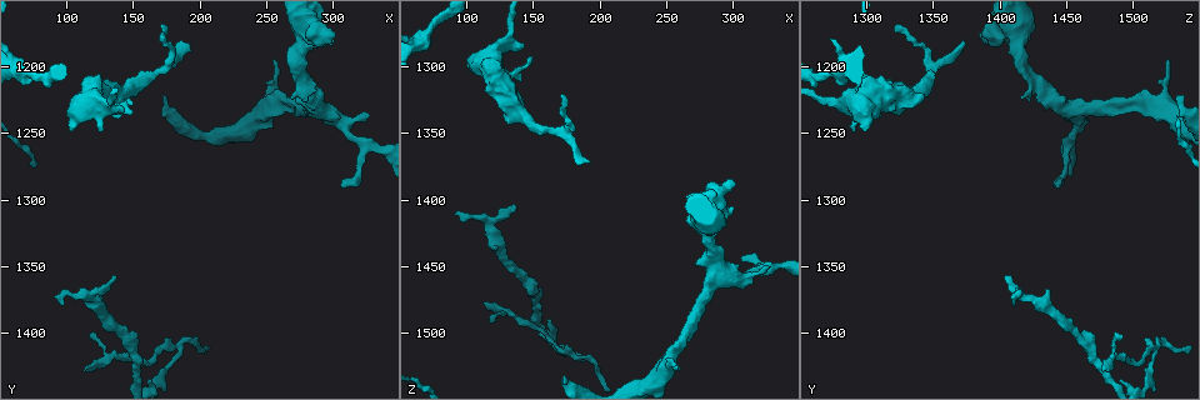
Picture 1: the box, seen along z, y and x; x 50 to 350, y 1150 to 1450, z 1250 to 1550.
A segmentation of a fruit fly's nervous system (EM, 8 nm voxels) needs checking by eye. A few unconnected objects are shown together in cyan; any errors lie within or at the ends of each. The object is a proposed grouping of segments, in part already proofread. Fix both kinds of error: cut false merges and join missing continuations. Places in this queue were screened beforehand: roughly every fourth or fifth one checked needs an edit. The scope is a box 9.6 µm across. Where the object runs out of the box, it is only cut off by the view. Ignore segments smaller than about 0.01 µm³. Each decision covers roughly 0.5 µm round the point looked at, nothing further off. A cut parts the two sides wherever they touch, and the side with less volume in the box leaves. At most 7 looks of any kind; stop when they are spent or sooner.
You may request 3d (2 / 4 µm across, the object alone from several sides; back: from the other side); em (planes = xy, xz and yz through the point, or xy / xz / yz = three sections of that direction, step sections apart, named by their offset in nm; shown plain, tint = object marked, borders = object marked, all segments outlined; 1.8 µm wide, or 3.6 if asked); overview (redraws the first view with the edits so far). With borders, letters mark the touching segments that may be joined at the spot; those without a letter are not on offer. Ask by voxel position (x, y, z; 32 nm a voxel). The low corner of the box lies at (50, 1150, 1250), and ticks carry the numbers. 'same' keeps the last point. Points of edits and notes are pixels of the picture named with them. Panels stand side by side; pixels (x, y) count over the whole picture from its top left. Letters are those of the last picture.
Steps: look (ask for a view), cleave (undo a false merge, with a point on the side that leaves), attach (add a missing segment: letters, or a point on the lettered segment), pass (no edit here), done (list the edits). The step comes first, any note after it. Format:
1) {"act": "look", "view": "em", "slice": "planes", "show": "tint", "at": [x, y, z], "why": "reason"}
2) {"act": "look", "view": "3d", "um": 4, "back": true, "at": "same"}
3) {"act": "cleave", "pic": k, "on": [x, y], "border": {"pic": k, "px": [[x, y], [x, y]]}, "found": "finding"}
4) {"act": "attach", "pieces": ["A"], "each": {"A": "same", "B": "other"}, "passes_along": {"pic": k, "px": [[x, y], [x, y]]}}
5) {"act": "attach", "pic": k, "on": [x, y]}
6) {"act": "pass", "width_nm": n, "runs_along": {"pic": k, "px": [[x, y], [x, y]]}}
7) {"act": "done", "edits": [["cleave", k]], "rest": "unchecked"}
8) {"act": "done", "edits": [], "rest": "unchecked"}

{"act": "look", "view": "3d", "um": 2, "at": [148, 1226, 1292]}

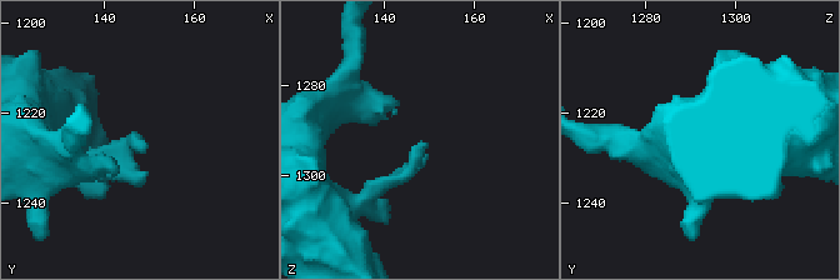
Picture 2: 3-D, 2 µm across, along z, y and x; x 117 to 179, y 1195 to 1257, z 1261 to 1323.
{"act": "look", "view": "em", "slice": "planes", "show": "borders", "at": [148, 1225, 1293]}

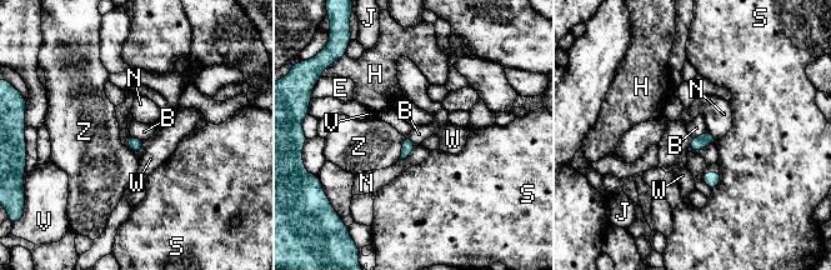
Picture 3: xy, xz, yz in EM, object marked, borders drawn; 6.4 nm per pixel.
{"act": "pass", "each": {"B": "other", "E": "other", "H": "other", "J": "other", "N": "other", "S": "other", "V": "other", "W": "other", "Z": "other"}, "border": {"pic": 3, "px": [[706, 130], [691, 138]]}, "found": "no lettered segment goes on from it"}

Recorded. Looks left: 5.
{"act": "look", "view": "3d", "um": 2, "back": true, "at": [190, 1180, 1370], "why": "branch stops here"}

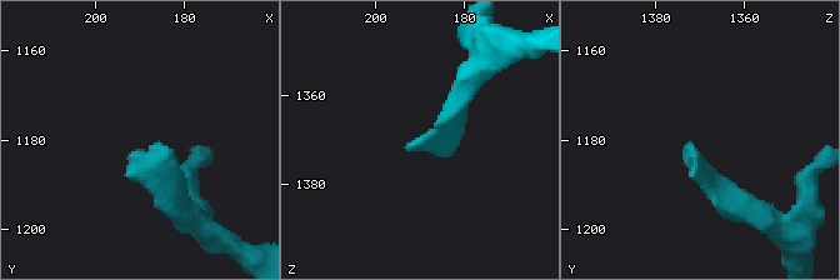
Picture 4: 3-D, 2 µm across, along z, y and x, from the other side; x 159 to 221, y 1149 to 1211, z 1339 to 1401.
{"act": "look", "view": "em", "slice": "planes", "show": "borders", "at": [192, 1183, 1370], "why": "need the tissue"}

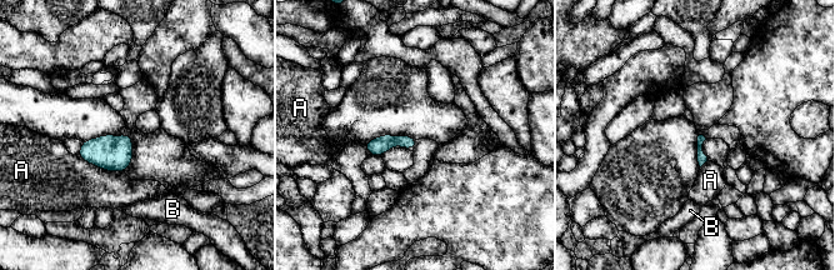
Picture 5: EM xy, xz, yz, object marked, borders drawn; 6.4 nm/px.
{"act": "pass", "longest_contact_nm": ["A", 320], "each": {"A": "other", "B": "other"}, "border": {"pic": 5, "px": [[78, 155], [101, 169], [124, 171]]}, "found": "no lettered segment goes on from it"}

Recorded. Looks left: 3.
{"act": "look", "view": "3d", "um": 4, "at": [302, 1180, 1406], "why": "thick end"}

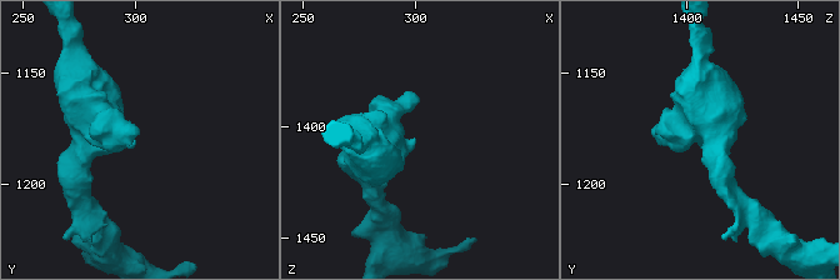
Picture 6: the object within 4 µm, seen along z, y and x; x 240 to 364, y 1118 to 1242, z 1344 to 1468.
{"act": "look", "view": "em", "um": 3.6, "slice": "xy", "step": 8, "show": "borders", "at": [299, 1180, 1406]}

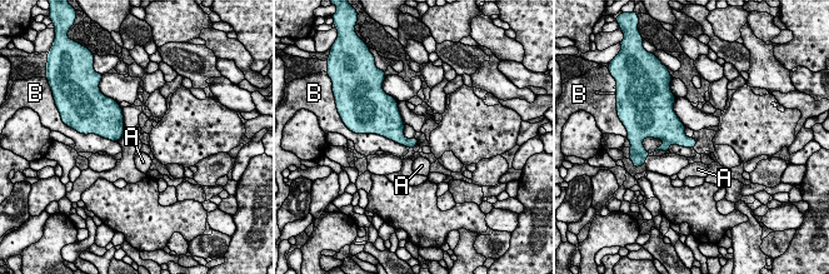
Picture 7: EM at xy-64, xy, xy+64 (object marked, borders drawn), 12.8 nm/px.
{"act": "pass", "each": {"A": "other", "B": "other"}, "border": {"pic": 7, "px": [[371, 133], [409, 148]]}, "found": "no lettered segment goes on from it"}

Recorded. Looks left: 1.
{"act": "done", "edits": [], "rest": "unchecked"}

